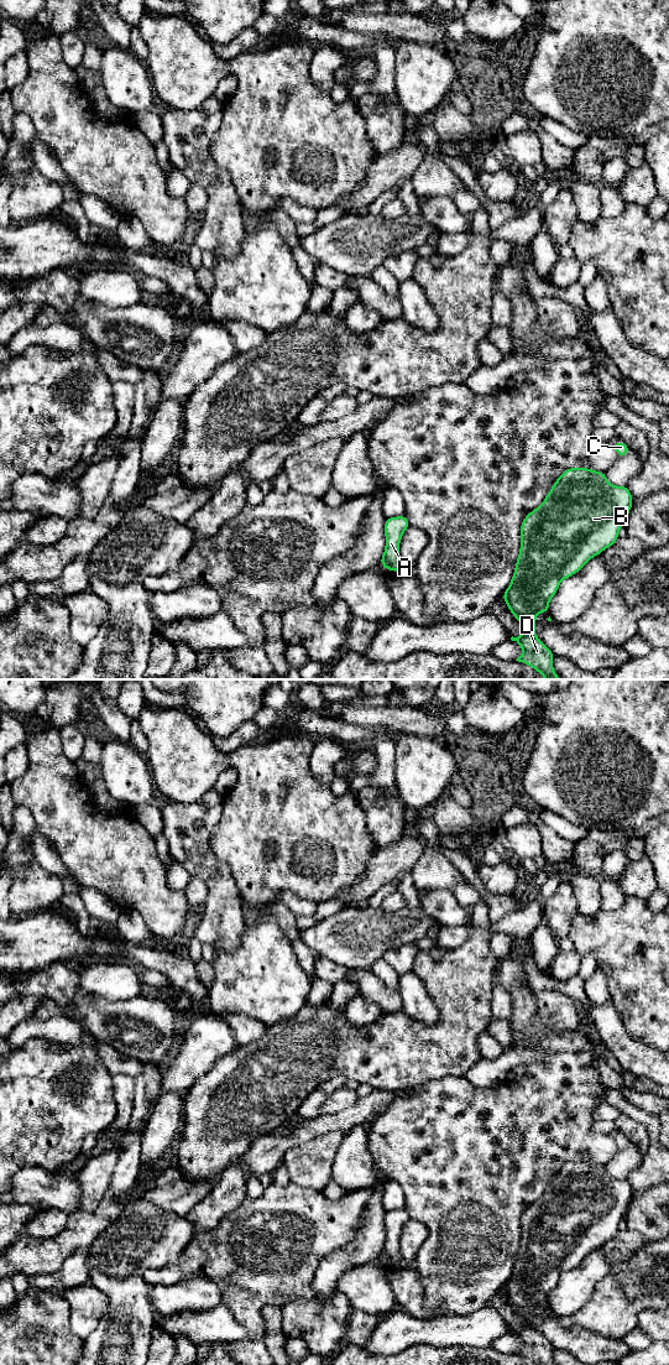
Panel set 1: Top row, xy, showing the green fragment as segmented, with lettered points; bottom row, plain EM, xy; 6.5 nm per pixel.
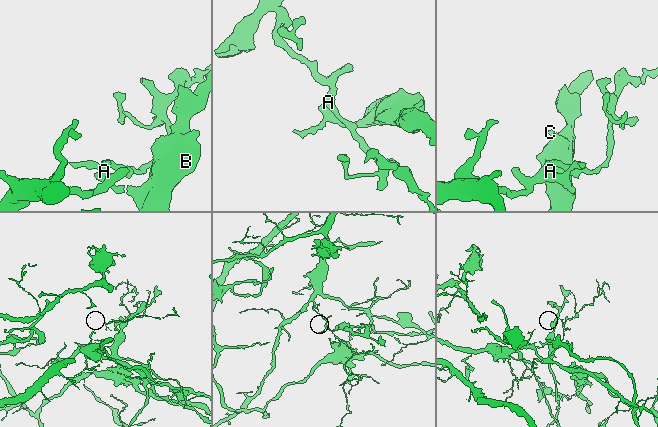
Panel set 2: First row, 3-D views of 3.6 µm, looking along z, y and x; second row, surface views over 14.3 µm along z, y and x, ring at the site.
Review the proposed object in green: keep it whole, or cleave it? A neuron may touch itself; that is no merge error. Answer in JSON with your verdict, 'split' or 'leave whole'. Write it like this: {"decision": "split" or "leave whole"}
{"decision": "split"}

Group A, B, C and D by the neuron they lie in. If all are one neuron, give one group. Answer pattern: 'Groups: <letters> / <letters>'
Groups: A / B C D

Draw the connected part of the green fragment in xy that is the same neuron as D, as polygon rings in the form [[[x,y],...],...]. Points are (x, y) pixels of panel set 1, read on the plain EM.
[[[570,1161],[561,1166],[539,1200],[531,1204],[521,1216],[521,1242],[516,1262],[507,1283],[502,1287],[506,1298],[521,1315],[523,1327],[511,1330],[523,1343],[516,1354],[533,1360],[537,1365],[554,1365],[553,1345],[535,1329],[535,1309],[549,1304],[549,1293],[556,1287],[559,1277],[579,1265],[592,1250],[611,1240],[620,1230],[620,1221],[632,1200],[633,1192],[627,1178],[616,1179],[608,1176],[606,1166],[589,1161]]]

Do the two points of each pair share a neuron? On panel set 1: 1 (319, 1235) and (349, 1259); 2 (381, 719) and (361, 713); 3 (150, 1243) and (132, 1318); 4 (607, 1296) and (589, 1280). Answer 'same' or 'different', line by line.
1: different
2: same
3: same
4: different

